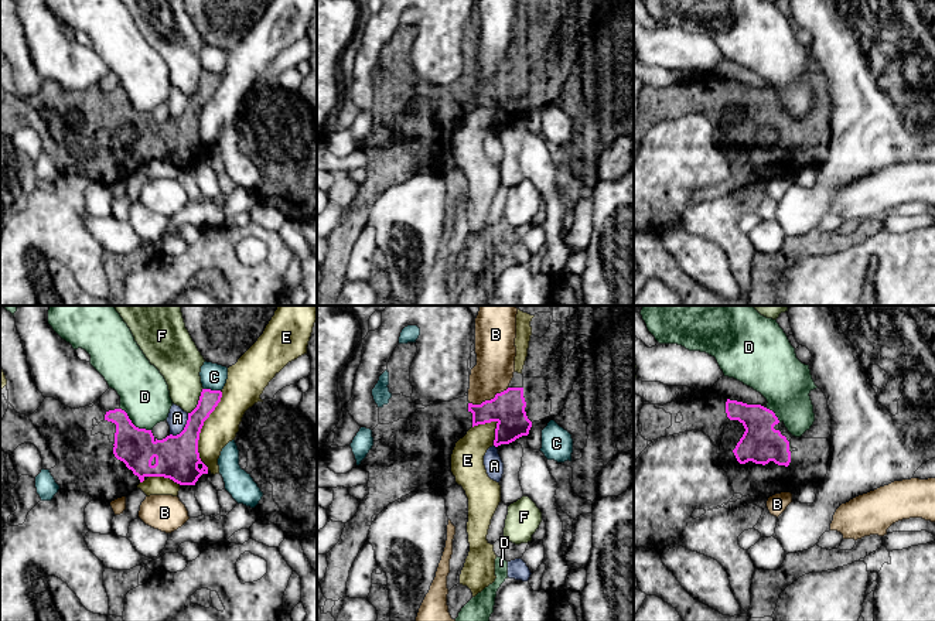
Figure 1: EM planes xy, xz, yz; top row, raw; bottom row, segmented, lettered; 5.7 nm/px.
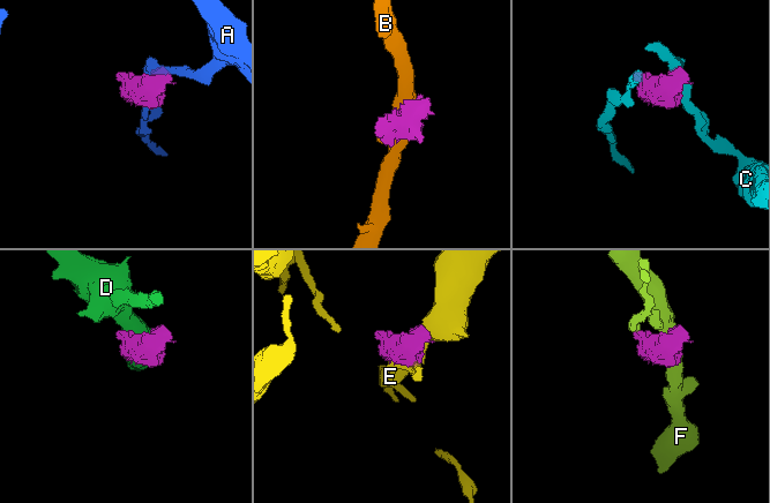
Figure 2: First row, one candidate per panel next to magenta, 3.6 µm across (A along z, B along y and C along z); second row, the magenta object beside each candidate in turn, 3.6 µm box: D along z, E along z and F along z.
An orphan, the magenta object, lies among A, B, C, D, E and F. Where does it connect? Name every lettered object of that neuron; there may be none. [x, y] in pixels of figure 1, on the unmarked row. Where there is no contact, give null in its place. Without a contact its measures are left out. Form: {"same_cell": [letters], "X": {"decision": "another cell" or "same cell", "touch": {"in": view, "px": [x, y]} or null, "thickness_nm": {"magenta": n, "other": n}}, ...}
{"same_cell": [], "A": {"decision": "another cell", "touch": {"in": "xy", "px": [184, 111]}, "thickness_nm": {"magenta": 240, "other": 110}}, "B": {"decision": "another cell", "touch": {"in": "xz", "px": [488, 84]}, "thickness_nm": {"magenta": 190, "other": 220}}, "C": {"decision": "another cell", "touch": {"in": "xy", "px": [212, 74]}, "thickness_nm": {"magenta": 110, "other": 150}}, "D": {"decision": "another cell", "touch": {"in": "xy", "px": [133, 108]}, "thickness_nm": {"magenta": 220, "other": 280}}, "E": {"decision": "another cell", "touch": {"in": "xy", "px": [200, 113]}, "thickness_nm": {"magenta": 240, "other": 190}}, "F": {"decision": "another cell", "touch": {"in": "xy", "px": [198, 84]}, "thickness_nm": {"magenta": 130, "other": 240}}}

